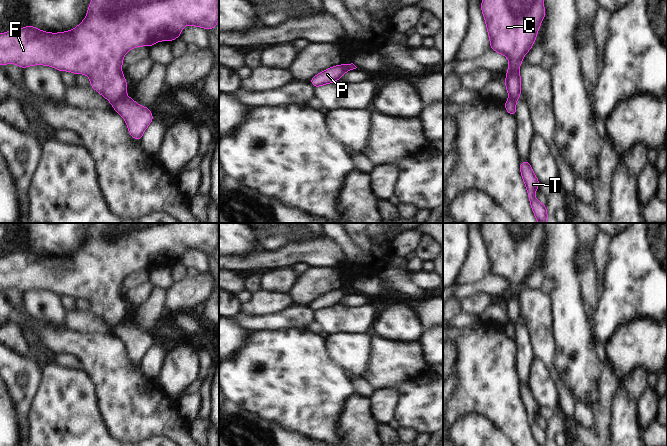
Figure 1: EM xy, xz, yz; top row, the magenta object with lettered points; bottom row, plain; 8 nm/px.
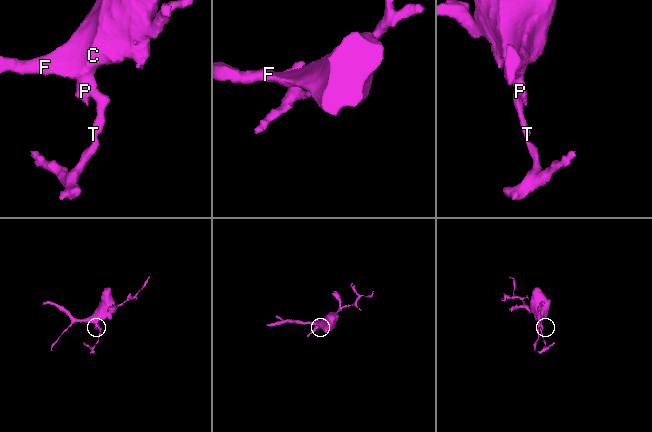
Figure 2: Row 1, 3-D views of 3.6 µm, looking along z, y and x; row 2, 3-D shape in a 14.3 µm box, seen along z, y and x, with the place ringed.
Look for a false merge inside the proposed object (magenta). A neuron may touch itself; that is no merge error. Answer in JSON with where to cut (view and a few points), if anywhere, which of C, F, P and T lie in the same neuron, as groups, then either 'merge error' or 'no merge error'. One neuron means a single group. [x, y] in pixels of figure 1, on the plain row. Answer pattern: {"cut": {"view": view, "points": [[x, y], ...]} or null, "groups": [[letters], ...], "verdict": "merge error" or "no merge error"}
{"cut": {"view": "xy", "points": [[125, 320], [112, 329]]}, "groups": [["C", "F", "P"], ["T"]], "verdict": "merge error"}

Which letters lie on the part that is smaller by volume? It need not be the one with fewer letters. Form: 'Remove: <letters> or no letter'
Remove: T

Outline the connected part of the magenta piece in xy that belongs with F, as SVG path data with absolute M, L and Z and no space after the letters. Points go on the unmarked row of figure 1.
M92 223L89 228L86 242L74 253L67 256L60 257L49 257L41 255L30 248L22 253L14 253L5 257L0 257L0 289L6 289L14 287L21 292L25 293L32 289L46 289L54 291L55 293L61 295L69 295L74 298L86 298L90 302L90 310L94 312L99 318L104 320L111 328L114 329L115 326L126 321L127 317L127 306L122 297L121 290L123 288L124 279L135 271L140 270L152 270L158 265L172 265L177 263L181 256L183 255L184 249L192 249L201 251L204 253L213 253L218 248L219 244L219 223Z

